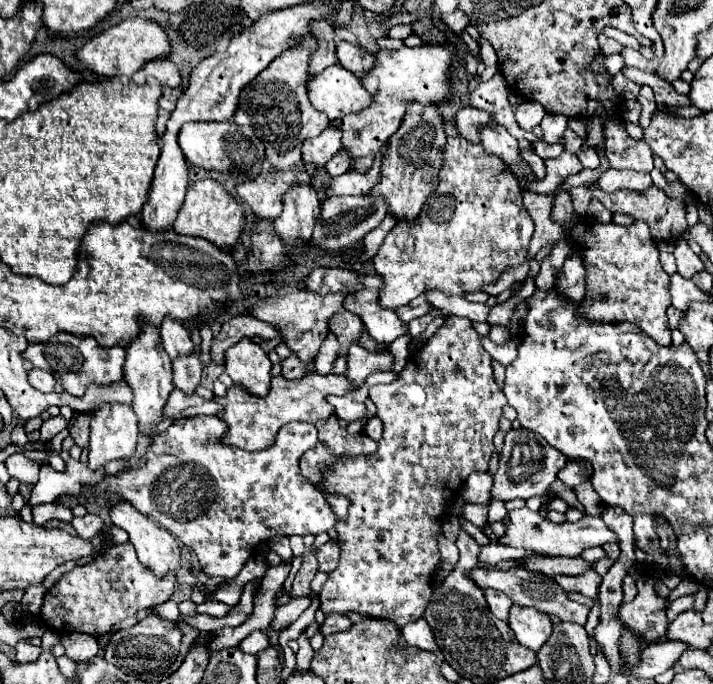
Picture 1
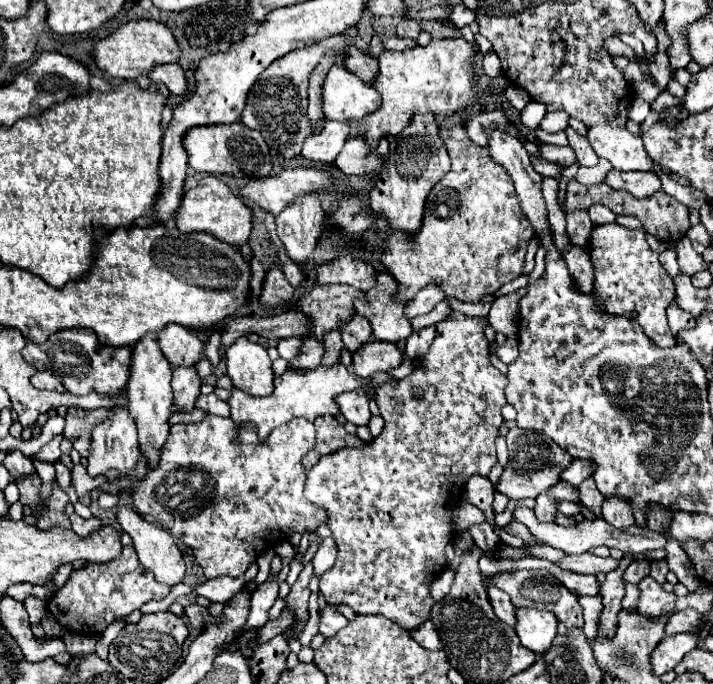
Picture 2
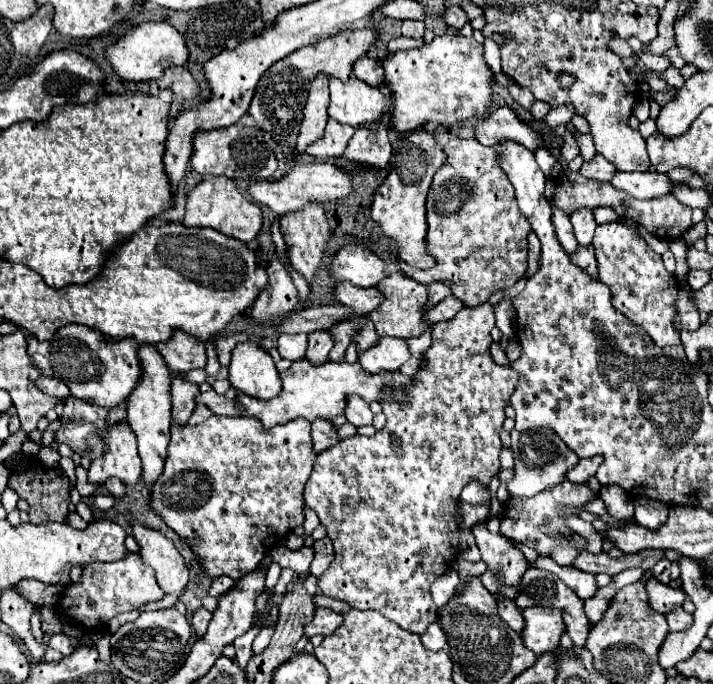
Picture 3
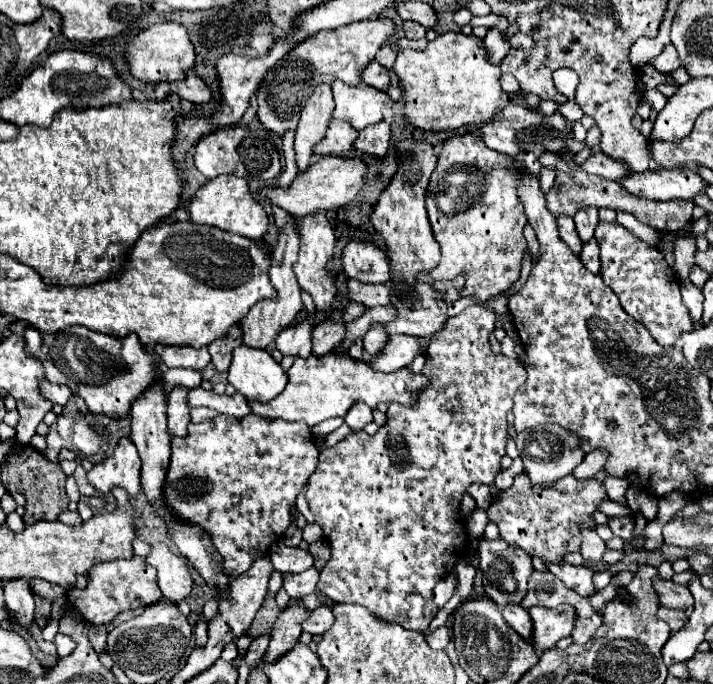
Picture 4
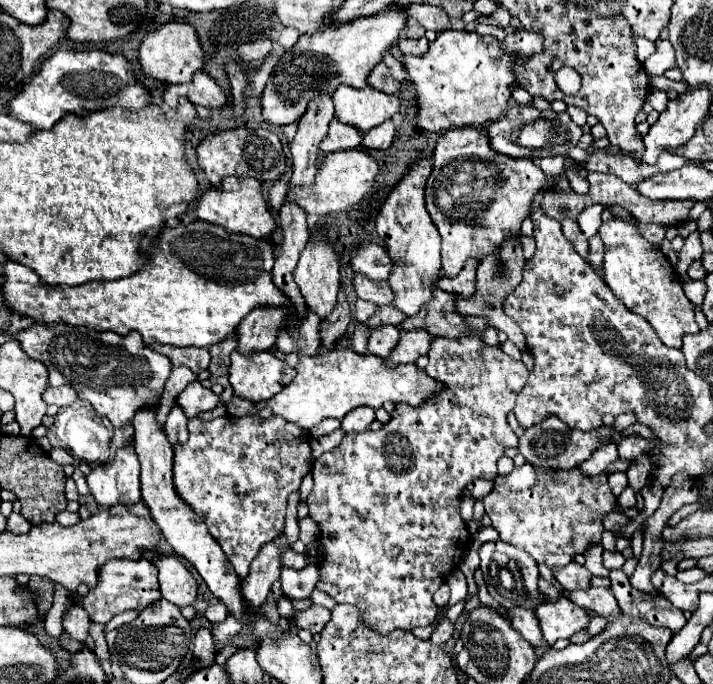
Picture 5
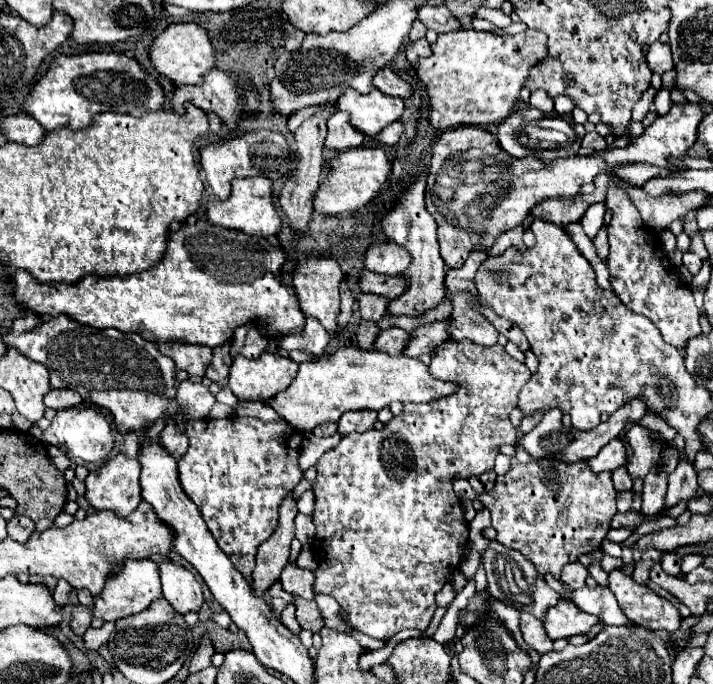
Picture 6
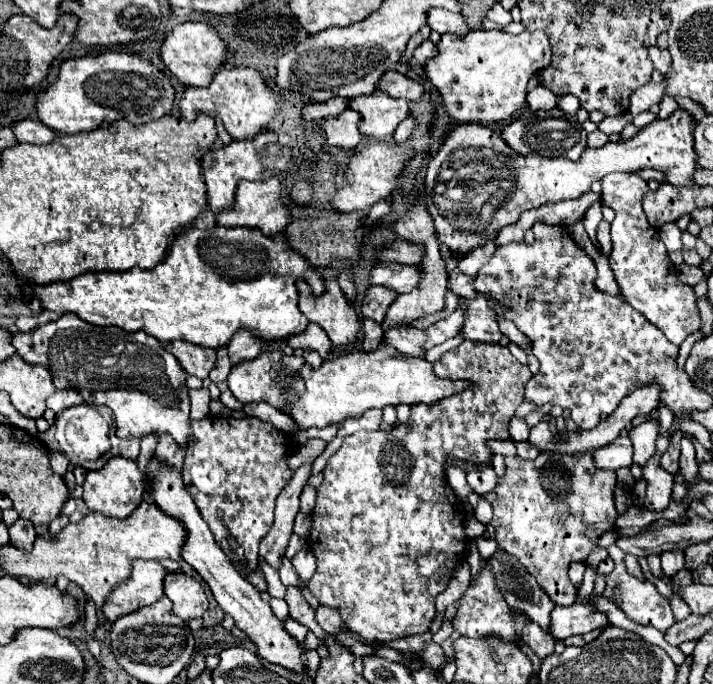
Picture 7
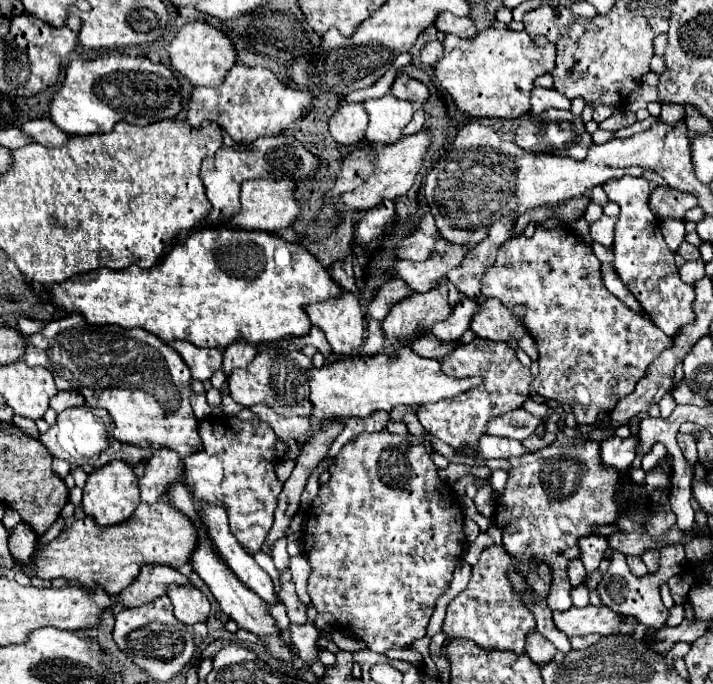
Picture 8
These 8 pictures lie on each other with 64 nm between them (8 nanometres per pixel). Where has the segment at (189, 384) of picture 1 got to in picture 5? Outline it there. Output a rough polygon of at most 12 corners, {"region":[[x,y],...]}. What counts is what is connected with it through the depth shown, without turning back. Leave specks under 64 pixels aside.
{"region":[[172,406],[164,432],[172,446],[188,440],[186,416]]}

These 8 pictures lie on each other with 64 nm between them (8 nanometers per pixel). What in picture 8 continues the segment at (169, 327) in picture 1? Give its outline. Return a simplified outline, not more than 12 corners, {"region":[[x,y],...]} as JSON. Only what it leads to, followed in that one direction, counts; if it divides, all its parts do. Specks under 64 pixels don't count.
{"region":[[184,340],[172,348],[188,364],[194,380],[210,380],[222,364],[216,348]]}

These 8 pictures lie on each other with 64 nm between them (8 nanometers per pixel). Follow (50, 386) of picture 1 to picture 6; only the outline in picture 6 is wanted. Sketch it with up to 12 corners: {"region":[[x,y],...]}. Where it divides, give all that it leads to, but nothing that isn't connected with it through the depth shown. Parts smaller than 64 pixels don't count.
{"region":[[70,388],[50,390],[44,398],[46,408],[64,410],[82,402]]}

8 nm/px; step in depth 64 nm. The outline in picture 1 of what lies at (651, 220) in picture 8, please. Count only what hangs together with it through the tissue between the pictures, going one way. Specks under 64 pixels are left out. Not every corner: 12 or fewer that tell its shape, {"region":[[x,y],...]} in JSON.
{"region":[[590,222],[580,312],[670,346],[668,280],[644,222]]}

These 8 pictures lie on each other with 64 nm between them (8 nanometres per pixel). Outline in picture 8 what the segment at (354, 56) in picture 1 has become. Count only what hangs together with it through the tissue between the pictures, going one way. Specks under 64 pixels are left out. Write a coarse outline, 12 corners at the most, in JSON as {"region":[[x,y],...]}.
{"region":[[406,74],[396,76],[396,98],[426,104],[430,90]]}

